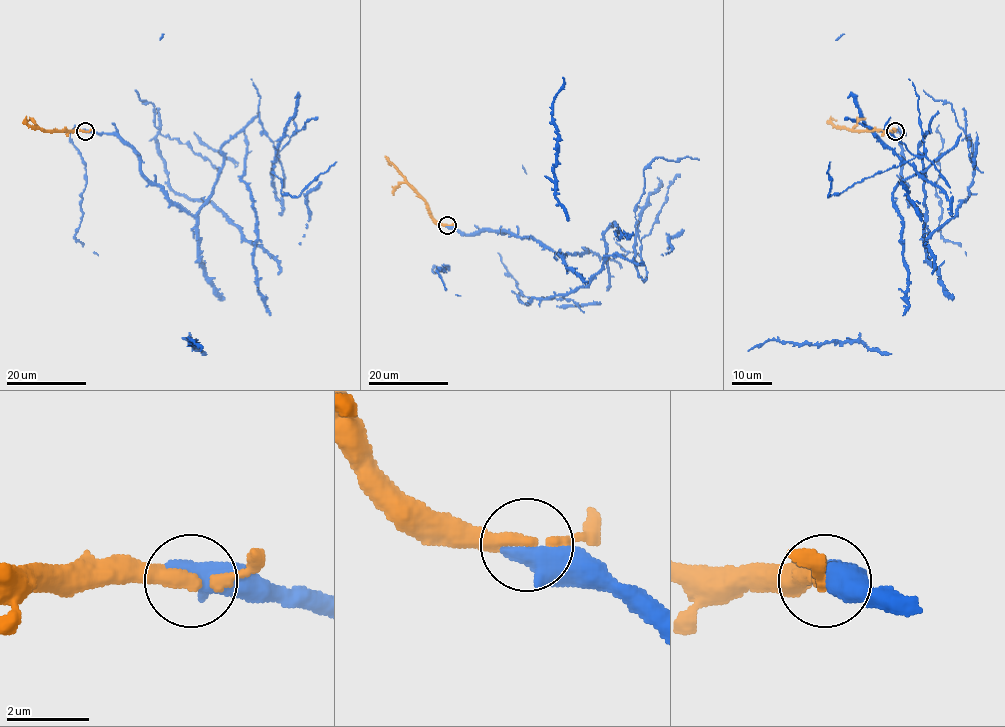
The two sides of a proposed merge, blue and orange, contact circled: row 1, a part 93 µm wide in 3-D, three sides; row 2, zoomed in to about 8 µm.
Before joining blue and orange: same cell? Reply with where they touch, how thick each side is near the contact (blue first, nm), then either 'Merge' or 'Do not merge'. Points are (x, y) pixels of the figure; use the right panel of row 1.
Place: (895, 131). Thickness 700 nm (blue) against 300 nm. Merge

